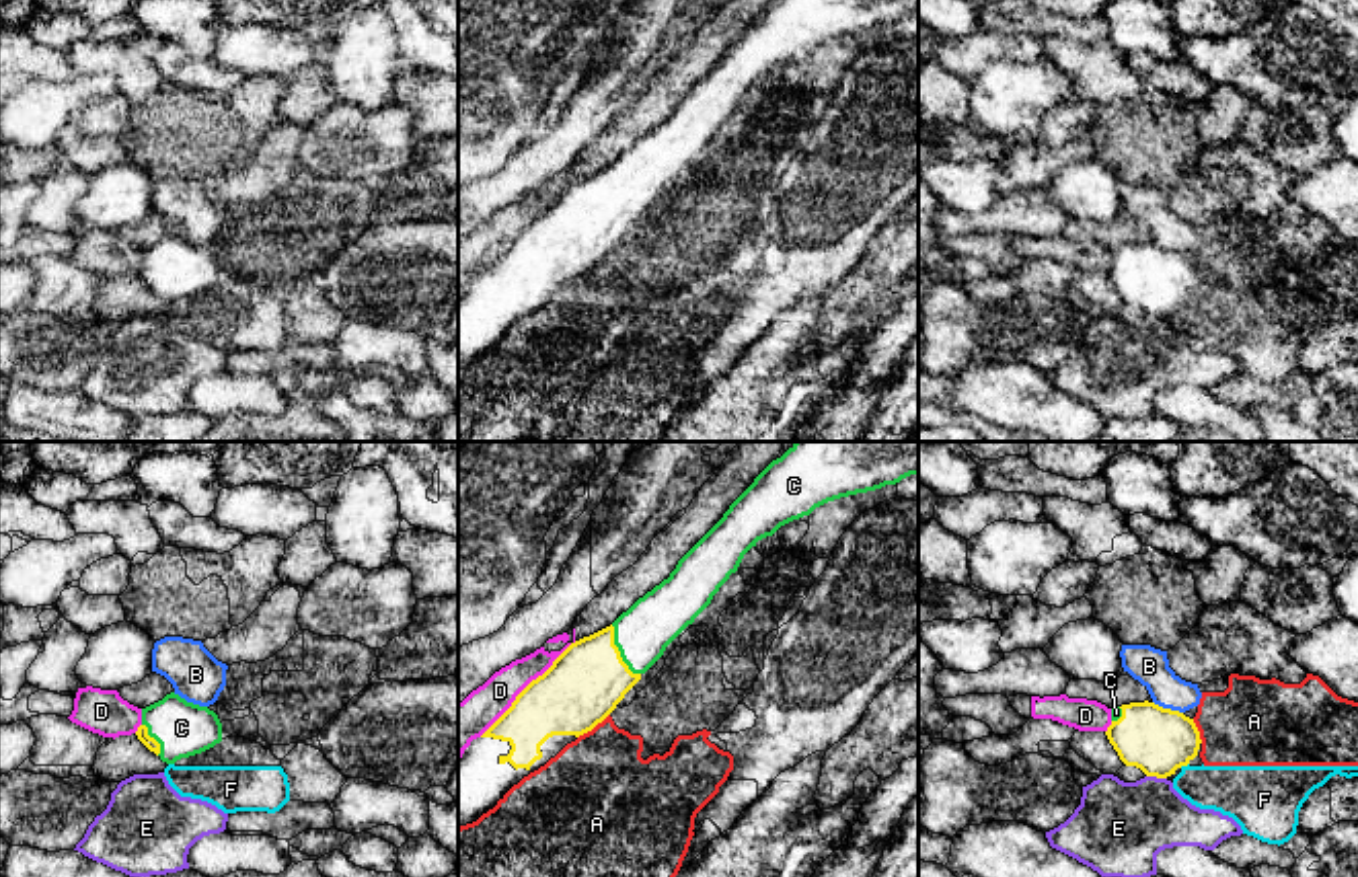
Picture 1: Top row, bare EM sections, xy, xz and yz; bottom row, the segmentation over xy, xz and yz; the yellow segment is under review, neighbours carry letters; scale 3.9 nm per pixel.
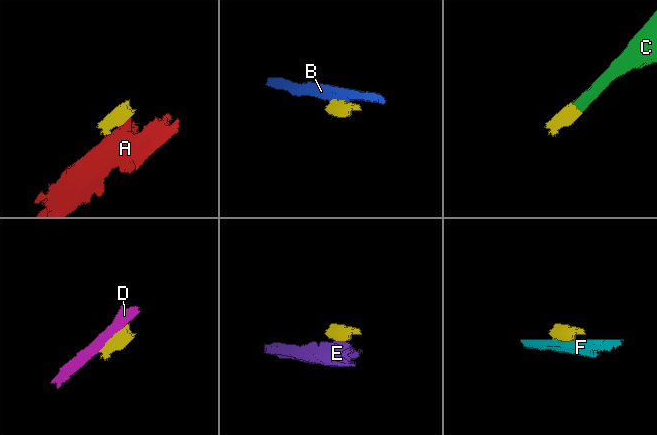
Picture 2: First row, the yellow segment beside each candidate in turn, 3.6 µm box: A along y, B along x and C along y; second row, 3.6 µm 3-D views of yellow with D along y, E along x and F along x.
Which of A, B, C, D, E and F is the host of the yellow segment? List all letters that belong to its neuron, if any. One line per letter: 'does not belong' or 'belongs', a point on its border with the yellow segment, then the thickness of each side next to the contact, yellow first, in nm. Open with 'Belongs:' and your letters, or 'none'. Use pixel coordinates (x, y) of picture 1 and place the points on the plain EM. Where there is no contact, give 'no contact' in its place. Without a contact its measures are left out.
Belongs: C
A: does not belong | xz (592, 268) | 300/440 nm
B: does not belong | yz (1167, 249) | 260/150 nm
C: belongs | xz (619, 192) | 300/220 nm
D: does not belong | xz (526, 226) | 300/150 nm
E: does not belong | yz (1157, 317) | 260/360 nm
F: does not belong | yz (1184, 304) | 260/200 nm

